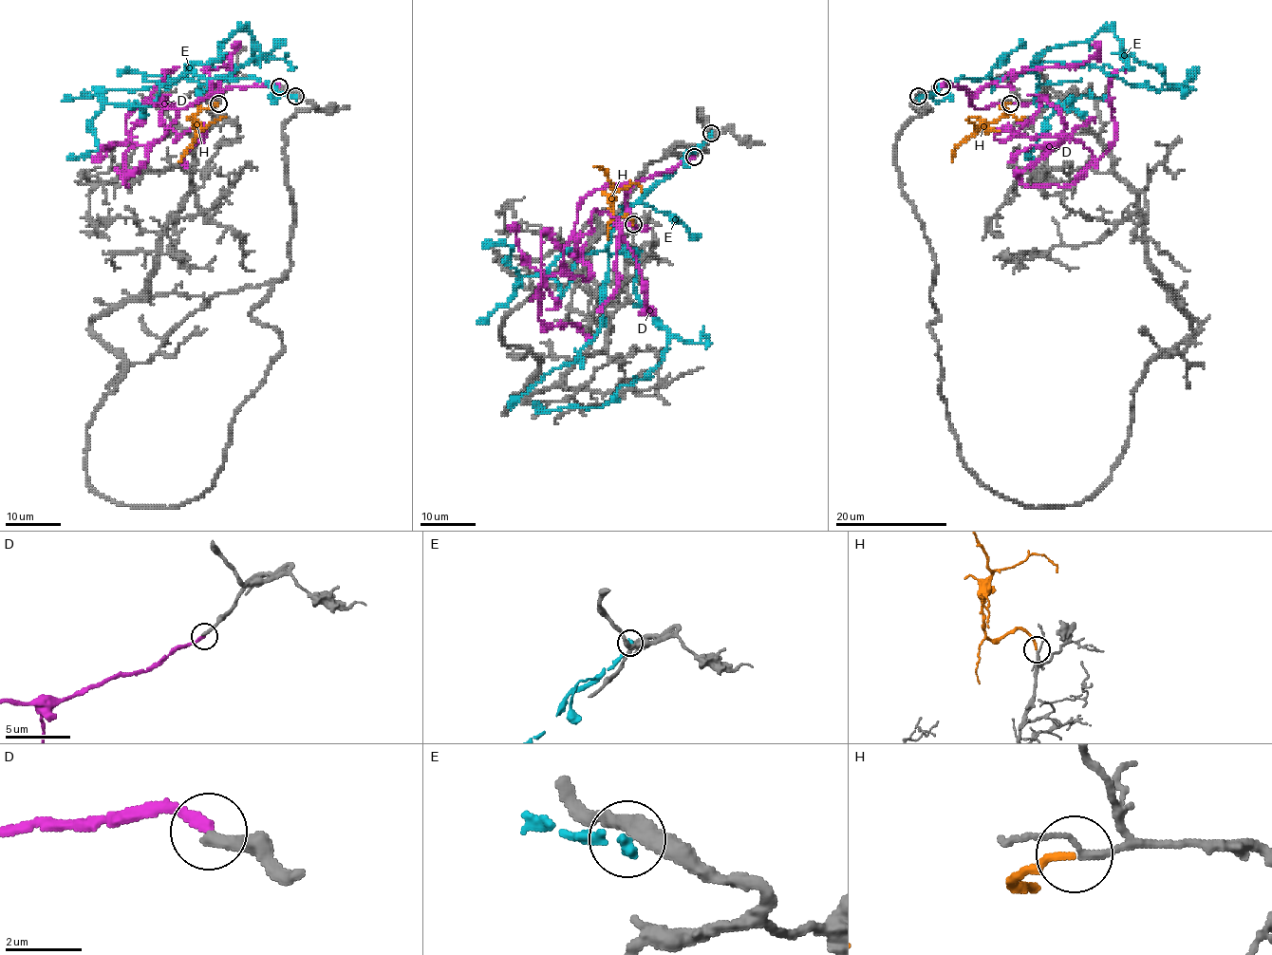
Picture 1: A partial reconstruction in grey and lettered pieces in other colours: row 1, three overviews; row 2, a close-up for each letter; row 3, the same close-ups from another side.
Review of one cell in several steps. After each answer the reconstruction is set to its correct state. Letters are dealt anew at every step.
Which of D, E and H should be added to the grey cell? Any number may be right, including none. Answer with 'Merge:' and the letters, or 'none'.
Merge: H

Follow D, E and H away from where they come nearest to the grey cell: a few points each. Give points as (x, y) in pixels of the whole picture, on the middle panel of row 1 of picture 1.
D: (694, 156), (585, 198), (565, 248), (586, 279), (541, 234), (540, 327), (575, 324), (593, 339)
E: (710, 132), (608, 240), (611, 253), (632, 250), (635, 294), (670, 339), (660, 362), (600, 406), (533, 401)
H: (633, 224), (628, 216), (611, 217), (612, 184), (603, 169), (594, 166)

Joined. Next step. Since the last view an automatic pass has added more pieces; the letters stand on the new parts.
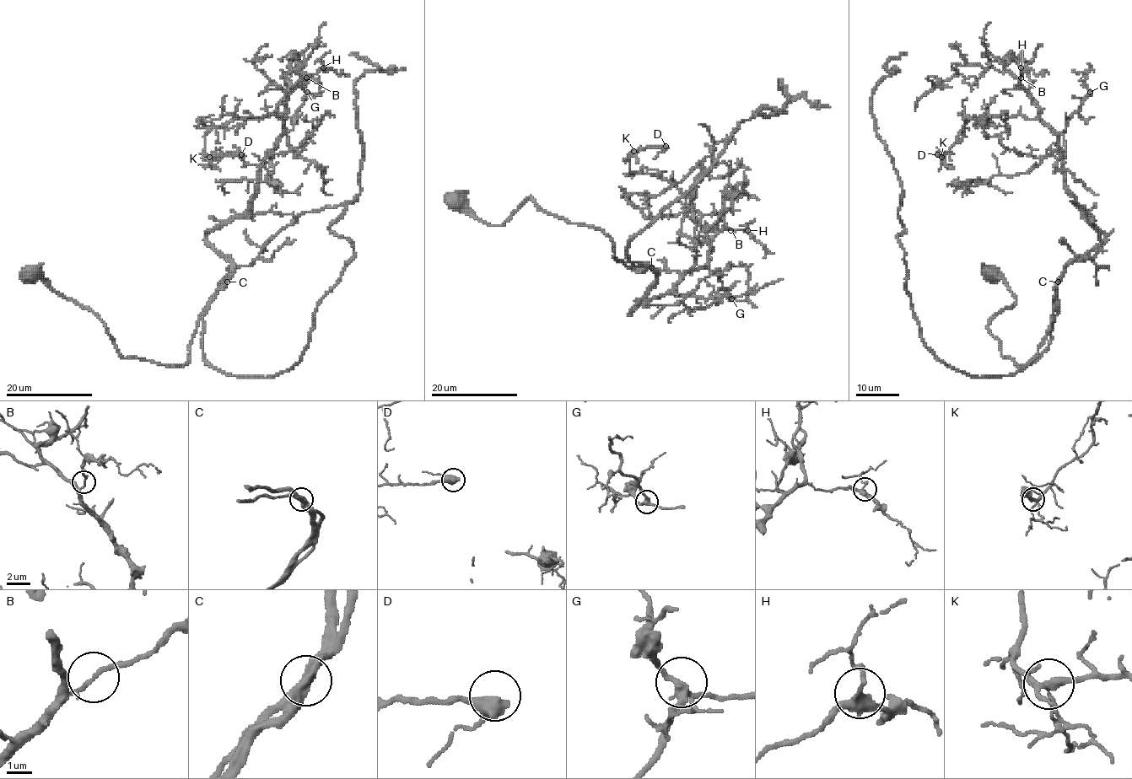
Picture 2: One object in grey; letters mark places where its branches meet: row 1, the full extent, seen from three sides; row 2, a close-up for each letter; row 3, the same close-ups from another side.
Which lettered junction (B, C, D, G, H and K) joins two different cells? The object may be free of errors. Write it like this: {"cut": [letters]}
{"cut": []}

